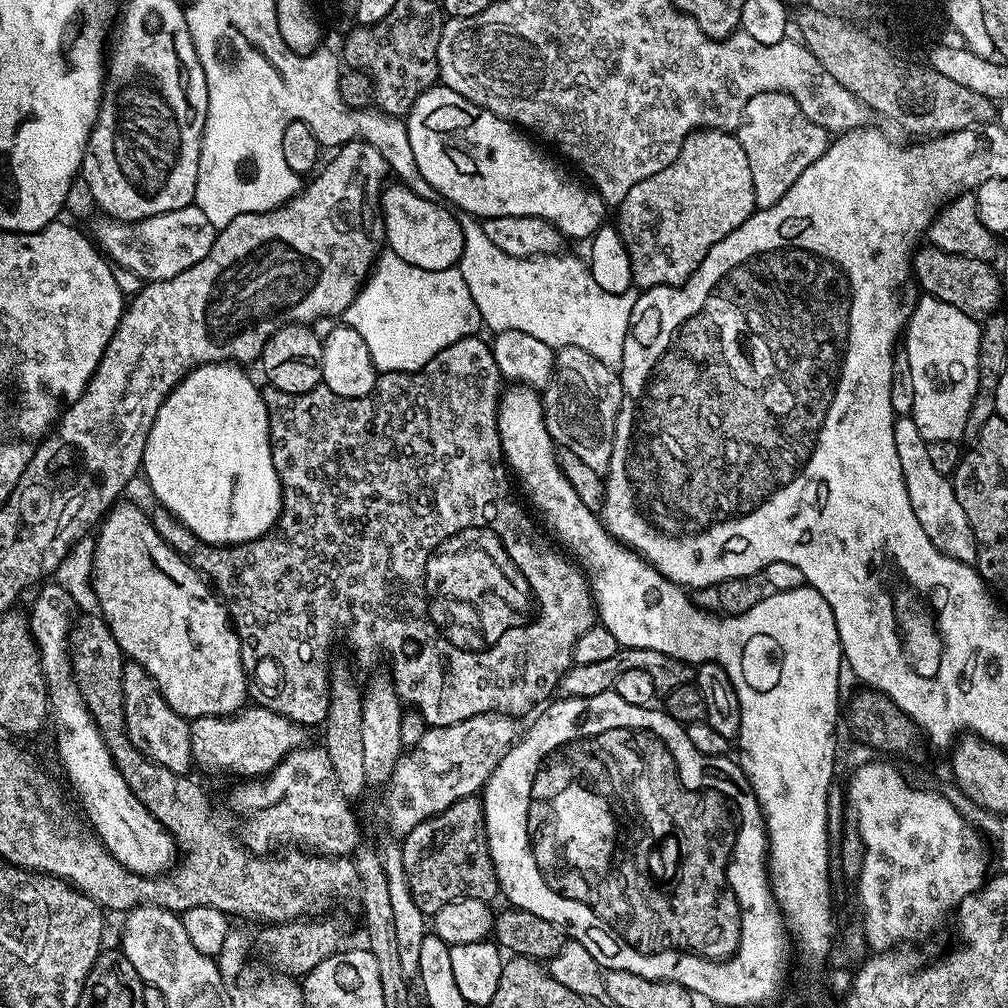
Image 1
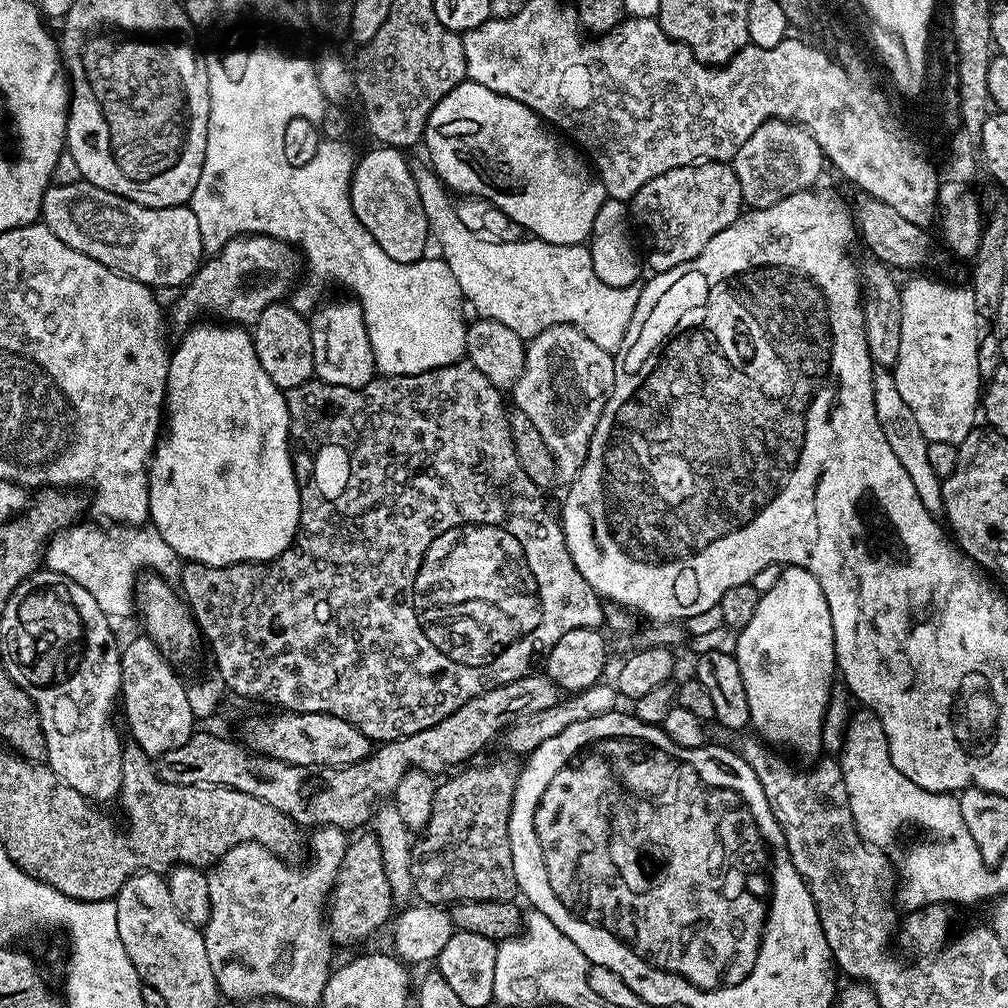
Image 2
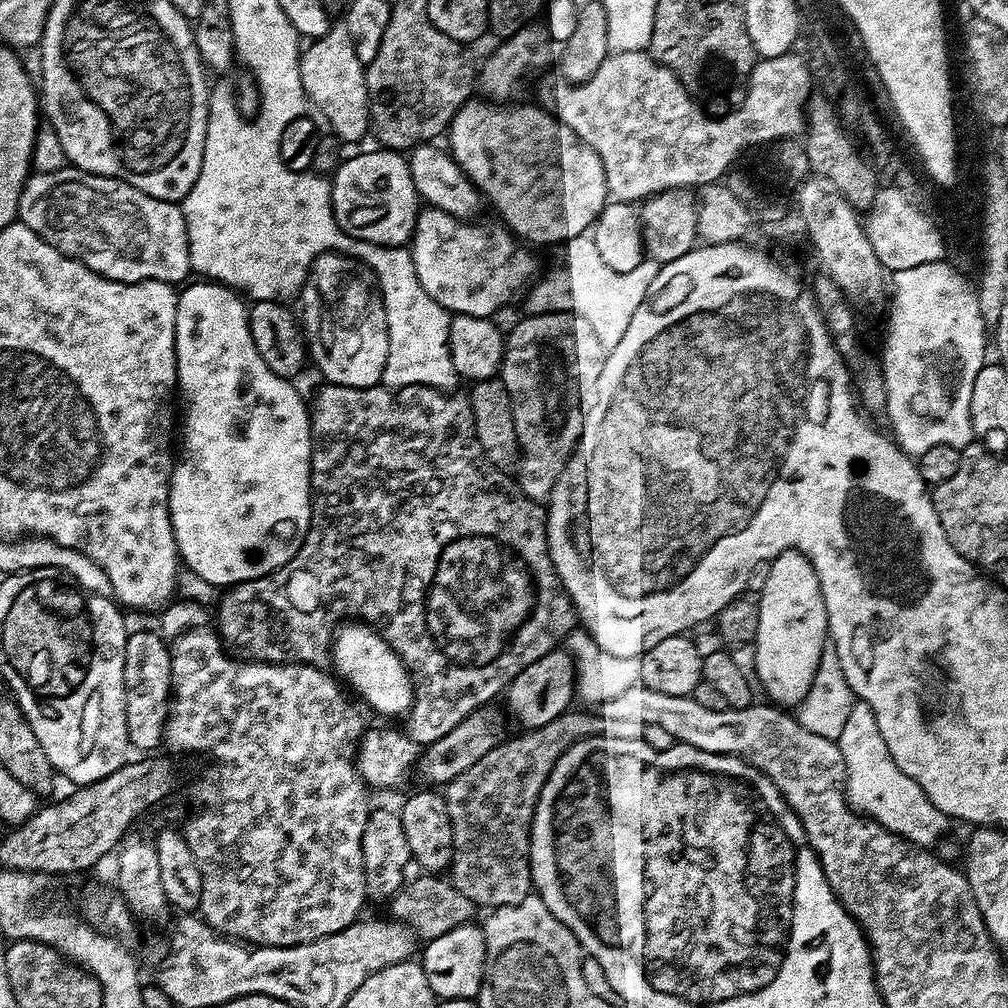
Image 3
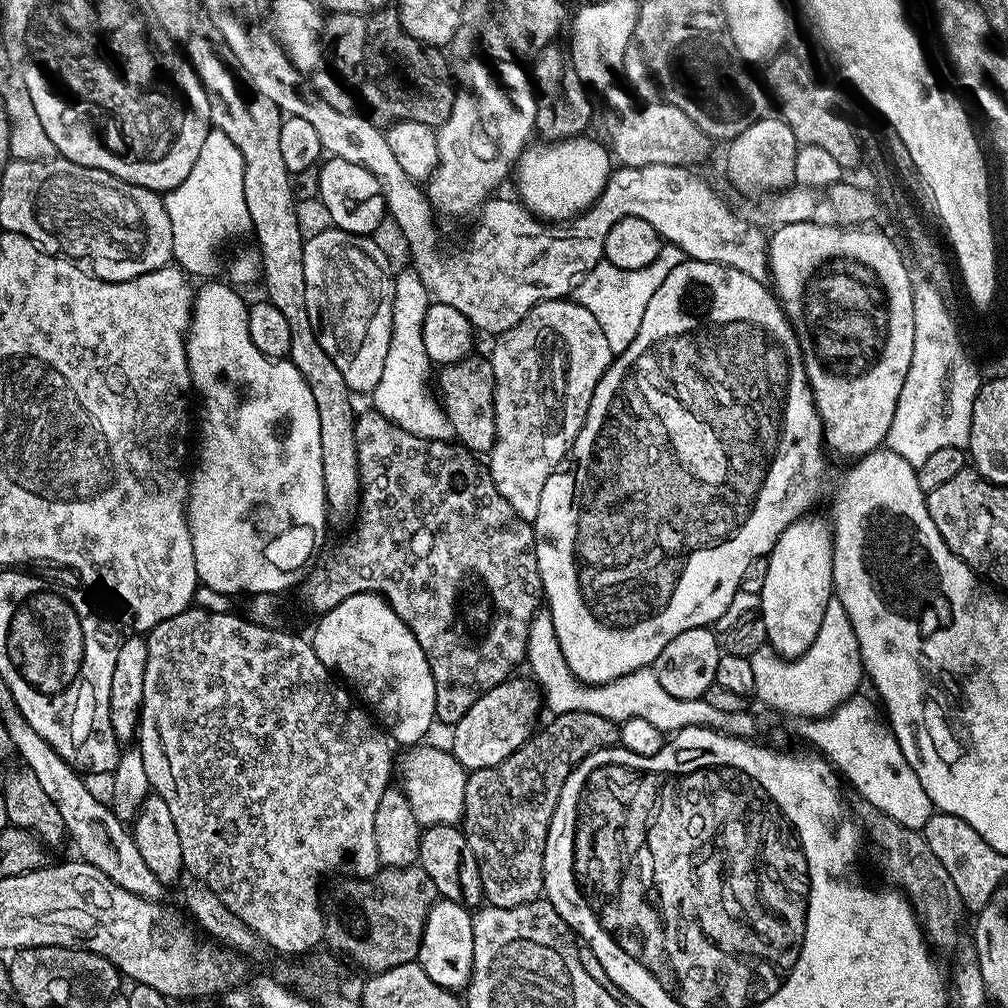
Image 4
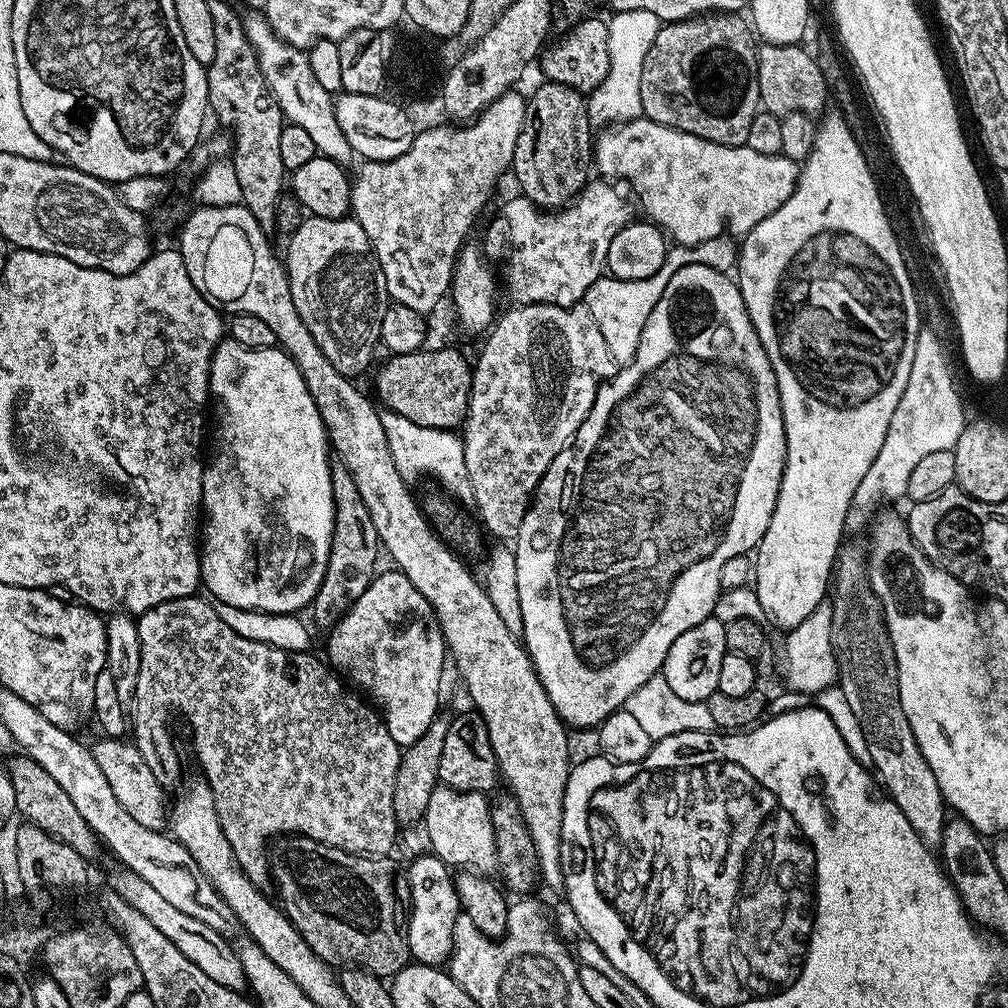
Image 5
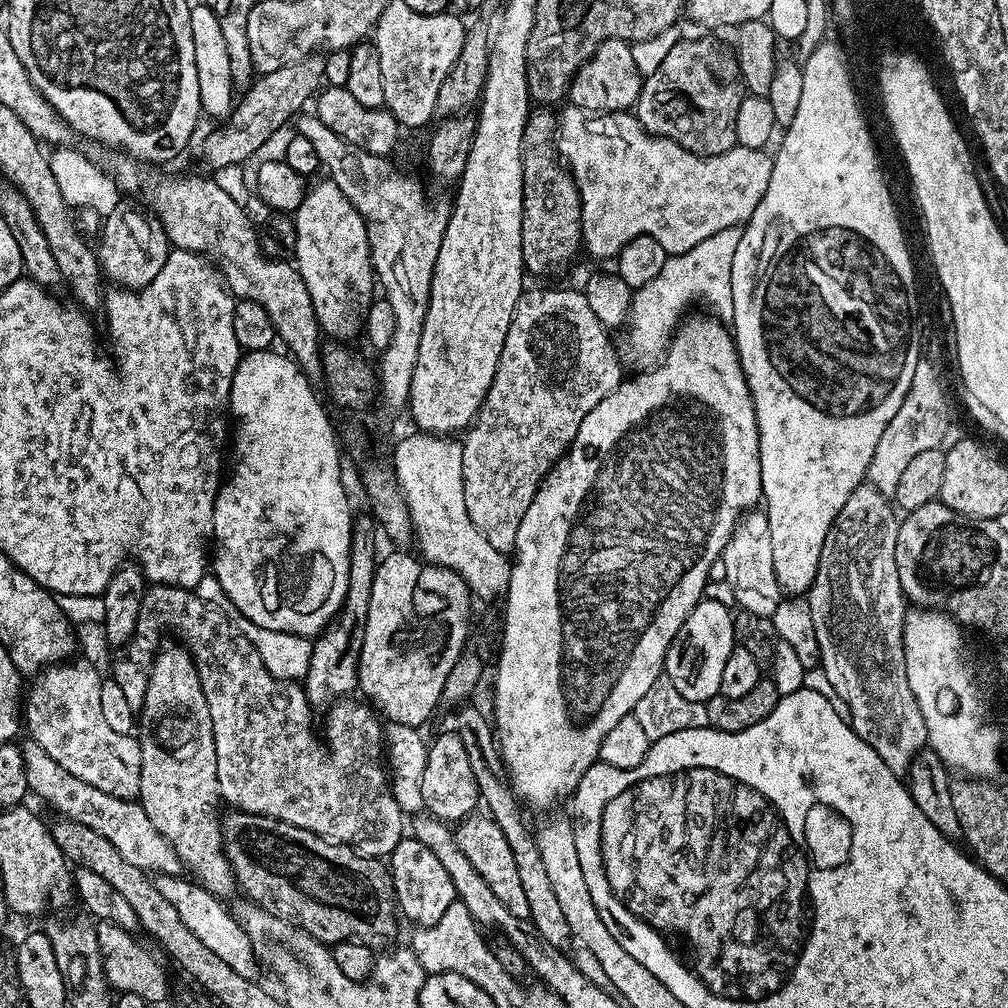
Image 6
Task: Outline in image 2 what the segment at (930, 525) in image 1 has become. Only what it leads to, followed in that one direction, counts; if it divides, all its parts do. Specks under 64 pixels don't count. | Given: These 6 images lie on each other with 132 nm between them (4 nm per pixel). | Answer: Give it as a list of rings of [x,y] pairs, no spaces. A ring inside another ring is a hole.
[[[877,369],[873,373],[874,382],[874,404],[875,414],[878,418],[878,424],[882,426],[882,432],[889,443],[891,450],[898,457],[898,462],[906,469],[906,474],[914,483],[914,488],[918,496],[922,498],[922,504],[932,515],[938,516],[943,513],[944,503],[942,502],[941,486],[943,481],[941,477],[934,474],[930,462],[927,460],[927,451],[929,450],[928,440],[919,429],[917,420],[915,420],[914,410],[910,409],[902,399],[902,394],[898,391],[895,375],[889,369]]]

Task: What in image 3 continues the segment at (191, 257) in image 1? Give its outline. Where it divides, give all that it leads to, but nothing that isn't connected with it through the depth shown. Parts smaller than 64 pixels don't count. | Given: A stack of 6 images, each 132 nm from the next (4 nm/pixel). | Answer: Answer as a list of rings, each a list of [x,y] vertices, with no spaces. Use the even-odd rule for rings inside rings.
[[[71,166],[53,172],[33,171],[20,195],[18,220],[50,242],[50,246],[70,258],[81,260],[90,270],[108,280],[120,280],[123,284],[161,280],[176,286],[187,281],[192,272],[183,207],[170,200],[154,198],[118,178],[90,174]]]

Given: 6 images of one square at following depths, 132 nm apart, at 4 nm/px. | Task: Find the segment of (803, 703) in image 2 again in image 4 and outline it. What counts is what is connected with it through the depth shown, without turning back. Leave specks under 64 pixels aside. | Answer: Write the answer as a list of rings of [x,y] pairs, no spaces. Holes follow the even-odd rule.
[[[809,514],[794,521],[778,538],[768,553],[766,582],[760,591],[760,617],[764,619],[768,639],[766,644],[784,660],[795,660],[808,650],[818,633],[832,591],[832,534],[824,524]]]

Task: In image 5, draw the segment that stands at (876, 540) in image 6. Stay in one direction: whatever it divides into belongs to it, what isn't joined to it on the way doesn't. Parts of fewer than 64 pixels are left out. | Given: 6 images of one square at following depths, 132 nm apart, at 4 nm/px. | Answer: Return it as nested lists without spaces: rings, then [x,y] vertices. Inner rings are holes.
[[[841,543],[840,553],[836,555],[834,579],[830,584],[832,644],[839,672],[838,689],[846,696],[858,718],[869,747],[870,764],[879,783],[898,810],[906,814],[906,822],[914,826],[918,838],[922,838],[927,848],[934,850],[934,842],[938,841],[930,840],[930,816],[926,816],[926,808],[938,808],[938,820],[945,820],[944,795],[934,778],[934,770],[930,770],[926,758],[922,758],[918,750],[914,730],[910,730],[910,722],[906,722],[906,710],[902,710],[894,646],[884,625],[884,609],[868,581],[865,545],[848,543]]]

